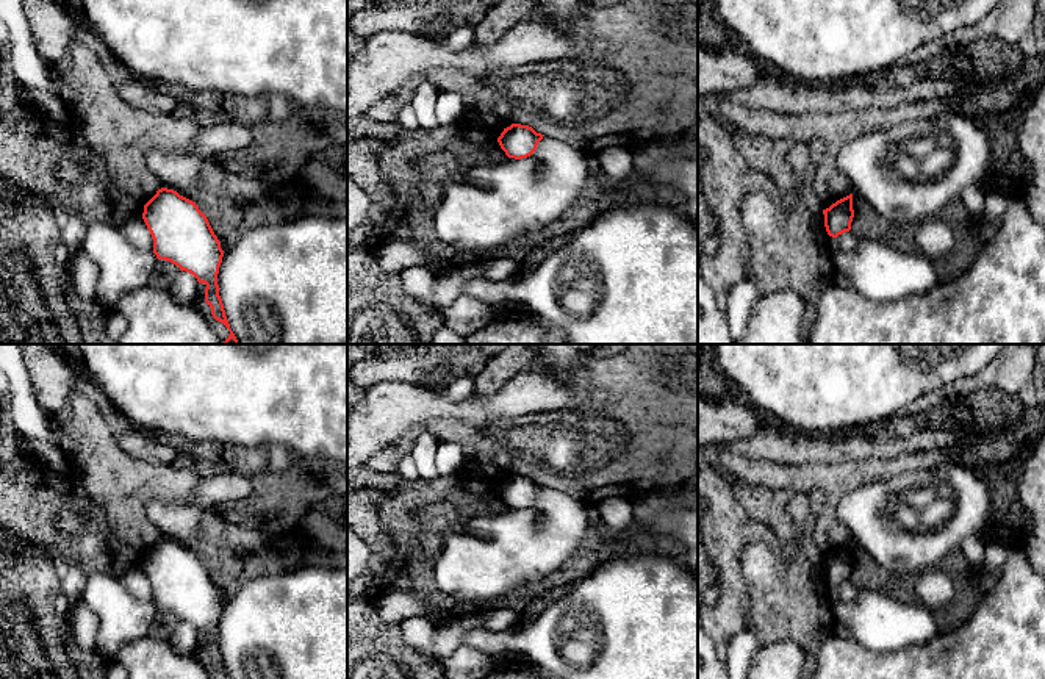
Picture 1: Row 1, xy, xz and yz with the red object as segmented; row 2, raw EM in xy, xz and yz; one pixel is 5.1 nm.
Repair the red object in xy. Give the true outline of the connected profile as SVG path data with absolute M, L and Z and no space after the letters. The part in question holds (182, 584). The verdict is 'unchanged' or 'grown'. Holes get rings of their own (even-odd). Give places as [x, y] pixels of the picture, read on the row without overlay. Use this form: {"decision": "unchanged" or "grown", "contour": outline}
{"decision": "unchanged", "contour": "M161 538L144 555L142 569L152 585L156 609L171 612L205 634L205 652L213 668L230 679L217 635L224 601L196 552Z"}

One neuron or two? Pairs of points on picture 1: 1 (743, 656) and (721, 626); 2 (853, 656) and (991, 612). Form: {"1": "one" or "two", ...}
{"1": "two", "2": "one"}

